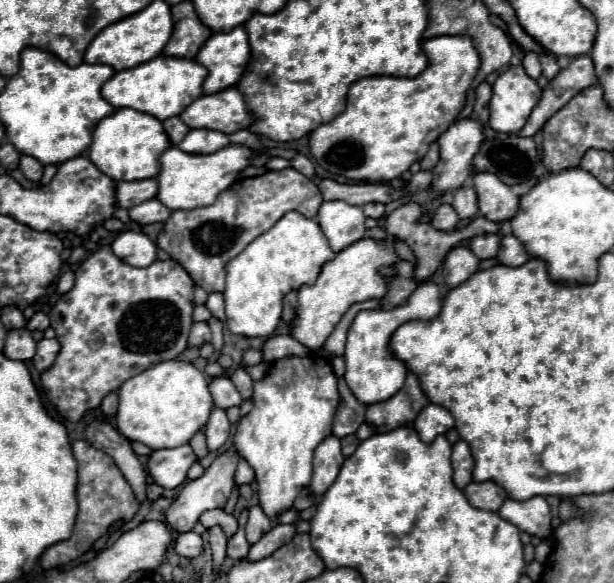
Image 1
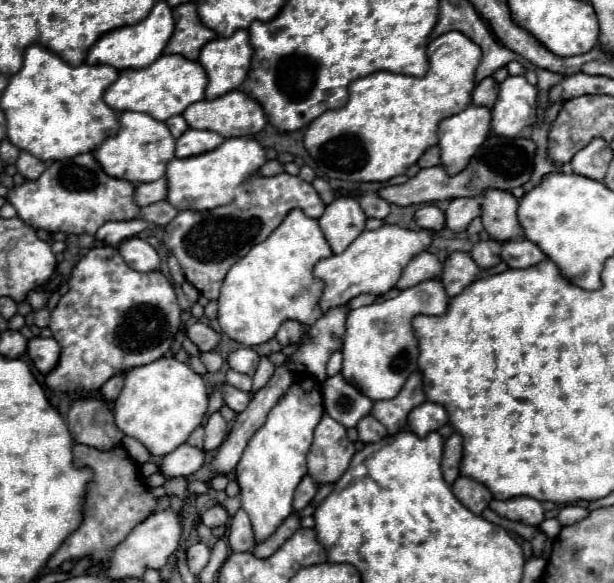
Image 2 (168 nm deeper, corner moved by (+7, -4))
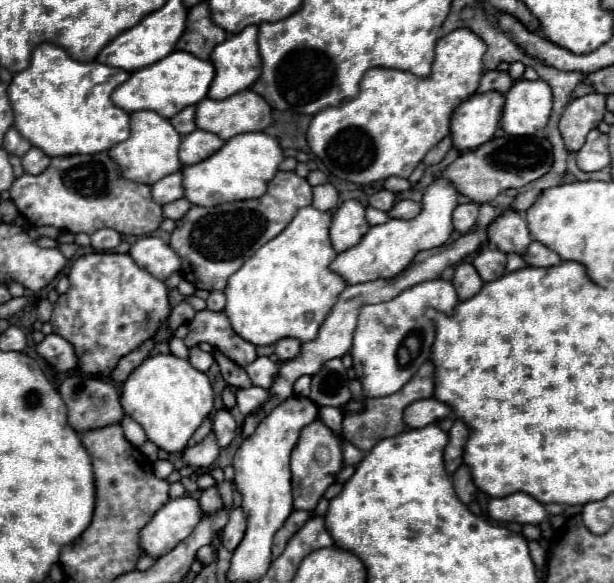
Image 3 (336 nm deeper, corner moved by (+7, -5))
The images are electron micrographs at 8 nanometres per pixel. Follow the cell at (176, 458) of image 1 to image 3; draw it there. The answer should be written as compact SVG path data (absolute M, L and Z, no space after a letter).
M209 434L201 444L195 444L191 448L185 448L181 458L187 466L199 470L199 468L209 468L215 458L219 456L219 446L215 440L215 434Z

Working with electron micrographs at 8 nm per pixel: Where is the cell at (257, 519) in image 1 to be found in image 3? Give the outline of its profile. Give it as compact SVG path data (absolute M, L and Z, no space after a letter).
M235 508L231 514L229 514L229 522L227 522L227 526L223 528L223 540L221 540L221 544L229 550L229 552L233 552L239 544L241 544L241 540L243 540L243 536L245 536L245 516L243 516L243 512L241 512L241 508Z

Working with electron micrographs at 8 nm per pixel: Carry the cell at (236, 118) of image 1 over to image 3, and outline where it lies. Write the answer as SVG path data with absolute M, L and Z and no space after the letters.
M241 90L225 100L211 100L211 98L203 98L197 104L197 112L195 112L195 124L197 128L205 130L205 132L213 132L223 140L229 140L237 134L243 132L257 132L257 130L265 130L271 124L271 106L253 90Z

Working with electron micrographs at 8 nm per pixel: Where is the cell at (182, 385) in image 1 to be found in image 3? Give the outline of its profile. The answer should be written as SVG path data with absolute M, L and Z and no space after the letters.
M157 354L145 358L125 380L121 408L145 430L147 440L157 448L165 452L181 452L205 416L209 416L213 408L213 388L209 378L187 360L173 354Z

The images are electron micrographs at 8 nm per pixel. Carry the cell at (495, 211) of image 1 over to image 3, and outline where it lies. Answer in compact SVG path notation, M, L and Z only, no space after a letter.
M503 210L487 228L489 242L501 252L523 254L531 244L531 234L525 218L515 210Z

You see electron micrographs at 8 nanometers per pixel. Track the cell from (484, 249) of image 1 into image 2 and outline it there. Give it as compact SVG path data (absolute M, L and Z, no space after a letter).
M493 239L479 241L471 249L471 257L475 259L475 263L481 269L491 269L497 263L501 263L501 243L499 241L493 241Z

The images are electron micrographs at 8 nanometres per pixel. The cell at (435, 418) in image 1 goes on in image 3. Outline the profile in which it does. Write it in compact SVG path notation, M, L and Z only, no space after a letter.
M425 398L409 404L405 408L405 424L411 428L423 428L427 424L435 424L451 414L451 408L437 398Z

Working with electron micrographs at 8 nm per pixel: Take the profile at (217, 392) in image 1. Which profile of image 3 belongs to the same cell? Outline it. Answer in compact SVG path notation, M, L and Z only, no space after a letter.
M251 386L251 388L245 388L245 390L237 390L237 408L241 410L241 414L253 414L257 412L265 400L269 398L269 392L259 388L259 386Z

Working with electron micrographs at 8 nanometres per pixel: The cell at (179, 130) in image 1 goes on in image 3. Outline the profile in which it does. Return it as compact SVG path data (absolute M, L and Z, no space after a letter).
M187 106L185 110L181 110L177 116L173 116L169 120L173 124L173 128L185 136L185 134L191 134L195 130L195 106Z

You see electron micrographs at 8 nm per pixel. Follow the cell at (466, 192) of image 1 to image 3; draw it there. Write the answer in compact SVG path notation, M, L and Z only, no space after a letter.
M467 202L467 204L459 204L453 210L453 226L459 234L467 234L475 228L477 222L477 212L479 212L479 204L475 202Z

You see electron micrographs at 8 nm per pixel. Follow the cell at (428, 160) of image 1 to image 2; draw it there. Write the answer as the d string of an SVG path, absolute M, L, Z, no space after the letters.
M435 145L435 147L427 149L427 151L421 155L421 159L419 159L417 163L419 163L419 167L433 167L433 165L439 165L439 163L441 163L441 159L439 159L439 147Z

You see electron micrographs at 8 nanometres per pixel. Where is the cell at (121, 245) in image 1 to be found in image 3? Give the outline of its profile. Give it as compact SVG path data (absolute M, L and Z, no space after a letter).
M141 236L135 244L131 244L129 256L135 264L139 264L139 268L151 272L159 280L167 280L181 268L179 256L157 236Z

